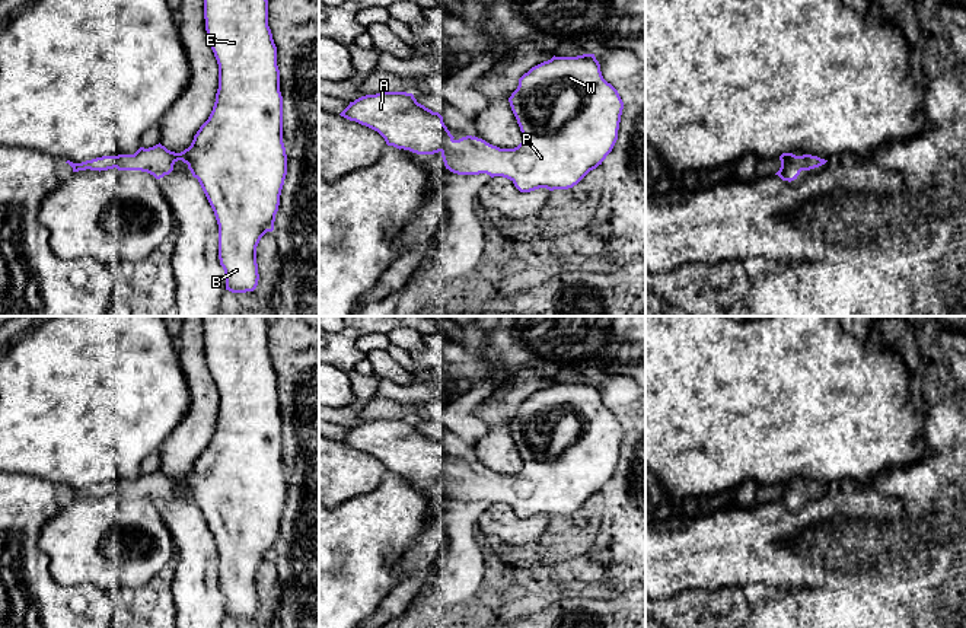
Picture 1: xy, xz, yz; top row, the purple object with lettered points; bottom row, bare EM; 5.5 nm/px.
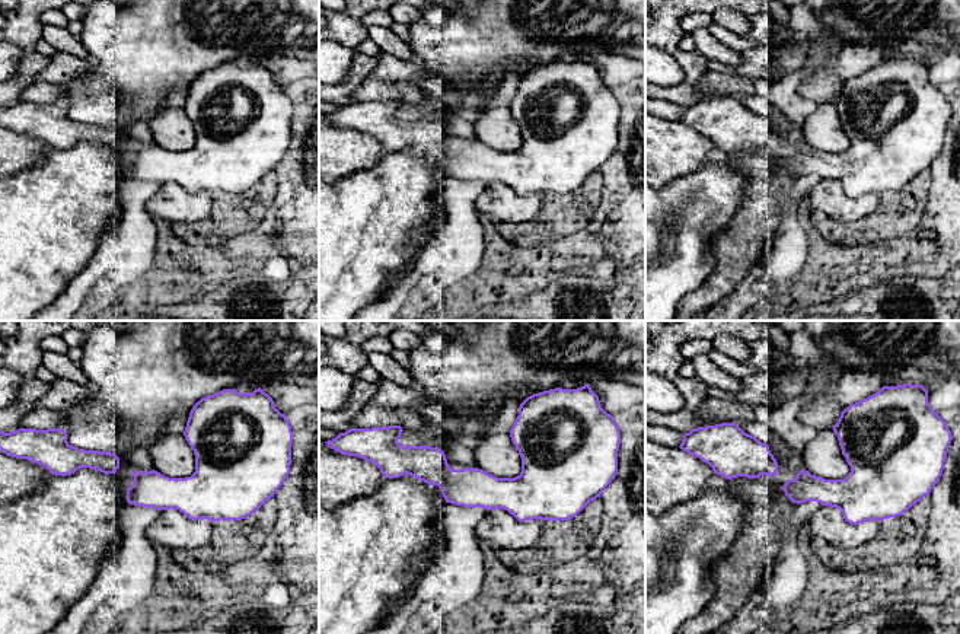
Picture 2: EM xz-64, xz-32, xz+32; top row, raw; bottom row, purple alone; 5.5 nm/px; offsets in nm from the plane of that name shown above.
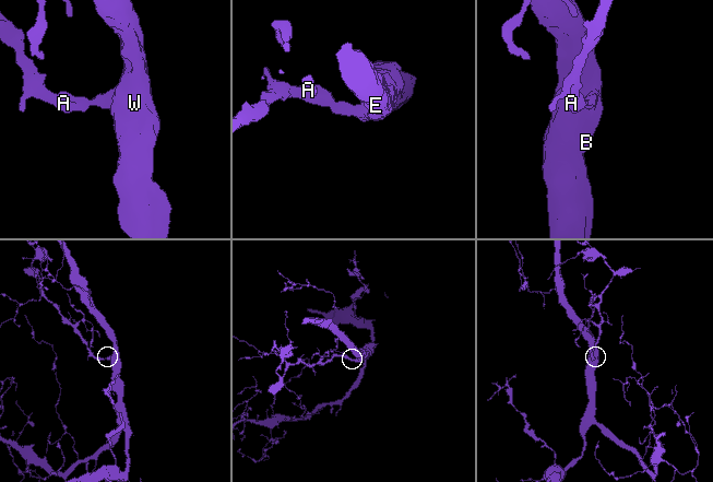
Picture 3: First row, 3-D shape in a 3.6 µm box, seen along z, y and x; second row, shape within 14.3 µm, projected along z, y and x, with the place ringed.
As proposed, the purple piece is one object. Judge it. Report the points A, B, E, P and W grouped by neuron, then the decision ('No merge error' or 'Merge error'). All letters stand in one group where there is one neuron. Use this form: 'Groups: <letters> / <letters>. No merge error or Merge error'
Groups: A B E P W. No merge error

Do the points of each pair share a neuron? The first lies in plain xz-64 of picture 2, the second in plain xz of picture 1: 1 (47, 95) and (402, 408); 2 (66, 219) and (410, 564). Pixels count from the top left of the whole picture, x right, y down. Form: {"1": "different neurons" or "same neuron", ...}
{"1": "same neuron", "2": "different neurons"}

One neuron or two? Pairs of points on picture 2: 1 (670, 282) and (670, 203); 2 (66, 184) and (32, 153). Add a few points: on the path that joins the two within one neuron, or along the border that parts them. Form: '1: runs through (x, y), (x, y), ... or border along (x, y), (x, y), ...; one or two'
1: runs through (681, 263), (681, 222); one
2: border along (51, 147), (40, 162), (15, 174); two

